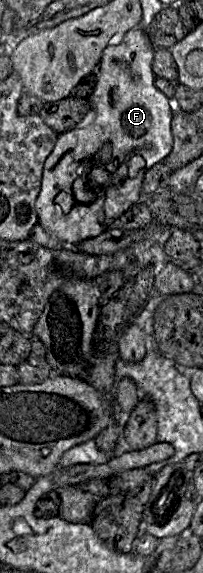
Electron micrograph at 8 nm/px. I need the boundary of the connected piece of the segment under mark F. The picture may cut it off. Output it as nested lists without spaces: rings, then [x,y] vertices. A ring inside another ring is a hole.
[[[139,27],[133,28],[122,34],[116,34],[104,49],[100,62],[98,64],[96,75],[97,83],[92,95],[89,98],[91,104],[91,112],[89,119],[71,130],[58,135],[56,144],[45,160],[43,174],[41,180],[41,189],[35,202],[35,208],[38,217],[38,224],[43,226],[45,230],[56,236],[65,246],[75,247],[81,241],[94,238],[108,230],[108,225],[123,213],[125,213],[132,205],[143,199],[142,182],[146,172],[156,163],[162,162],[173,147],[173,136],[171,131],[171,120],[175,112],[175,106],[172,100],[169,100],[154,85],[154,73],[152,71],[152,60],[155,49],[153,48],[145,31]],[[135,155],[140,155],[145,159],[145,167],[141,168],[136,176],[129,176],[128,161]]]

